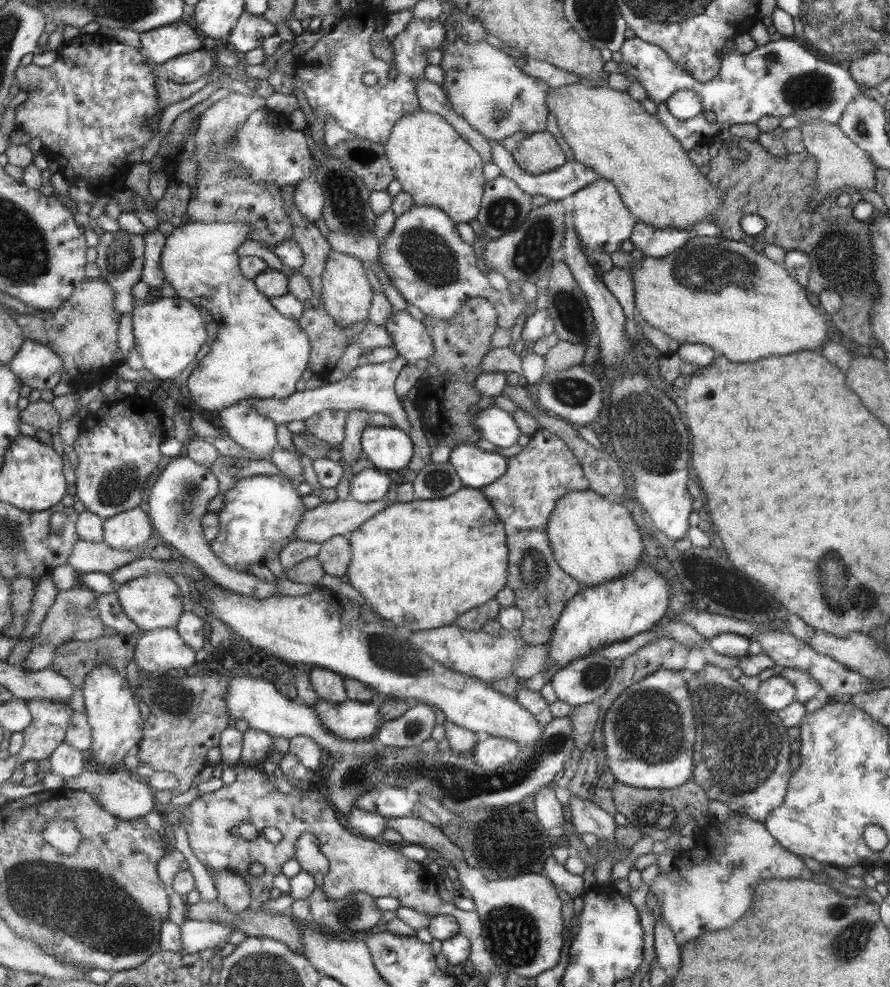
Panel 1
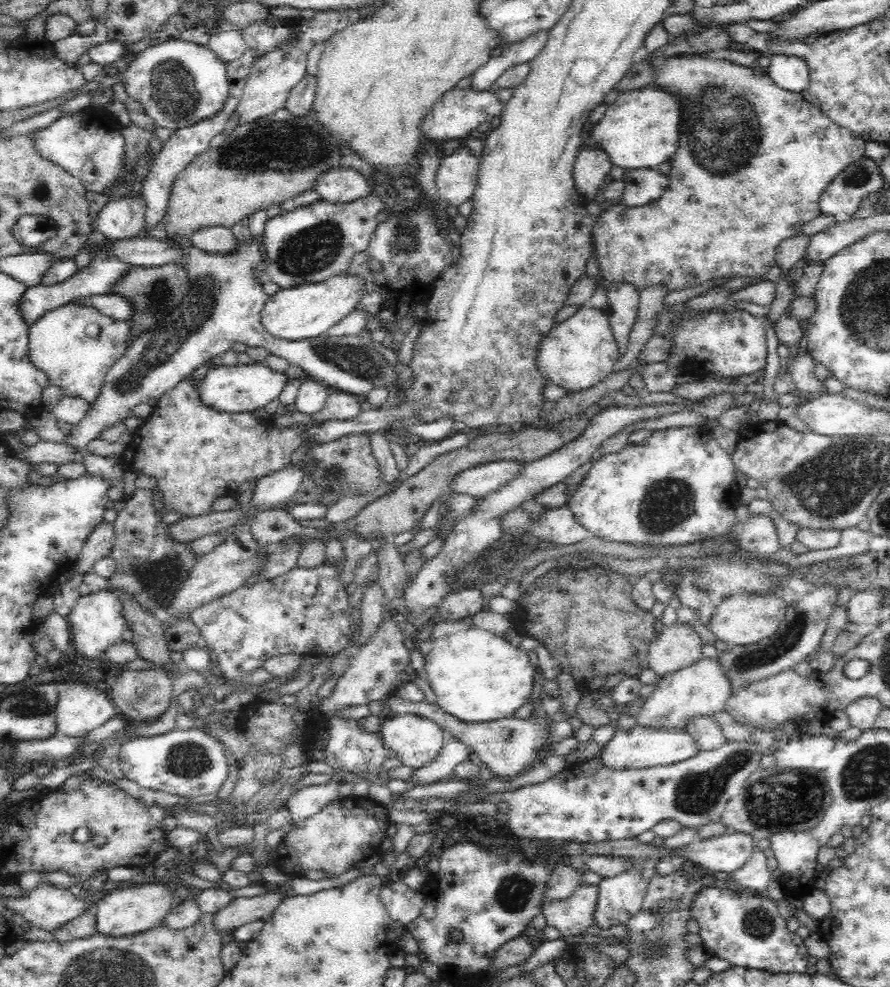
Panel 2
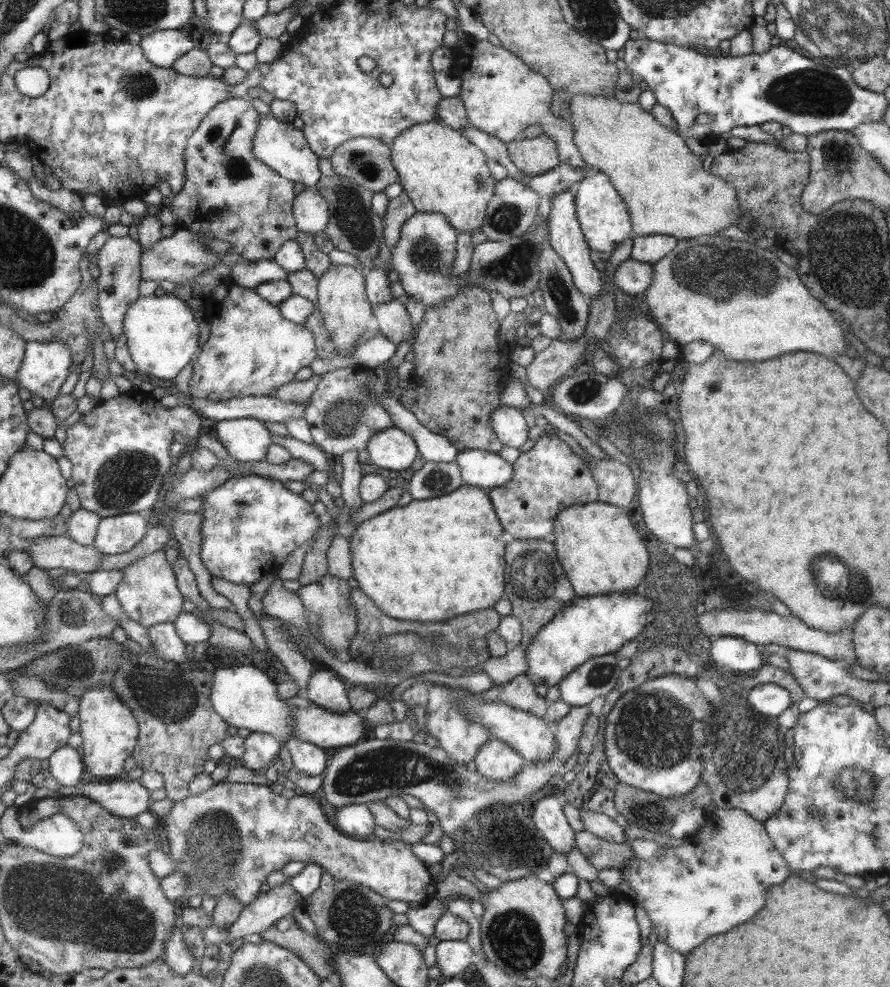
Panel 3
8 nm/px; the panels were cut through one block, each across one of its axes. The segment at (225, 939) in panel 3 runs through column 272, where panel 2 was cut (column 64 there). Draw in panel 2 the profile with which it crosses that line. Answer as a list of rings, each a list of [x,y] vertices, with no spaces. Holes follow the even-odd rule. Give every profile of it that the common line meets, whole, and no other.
[[[43,882],[28,895],[26,899],[20,899],[18,897],[3,897],[5,905],[8,909],[18,913],[28,921],[28,923],[38,926],[42,930],[48,932],[54,931],[56,928],[62,927],[64,924],[70,922],[79,915],[84,914],[89,910],[89,902],[84,899],[78,899],[71,891],[64,889],[63,887],[54,885],[52,883]]]

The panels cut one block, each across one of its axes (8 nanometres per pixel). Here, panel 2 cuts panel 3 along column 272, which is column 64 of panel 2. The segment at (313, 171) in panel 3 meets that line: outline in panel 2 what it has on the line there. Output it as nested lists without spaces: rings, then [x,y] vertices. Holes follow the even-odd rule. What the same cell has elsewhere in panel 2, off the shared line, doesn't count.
[[[98,109],[99,116],[92,116],[90,111],[76,112],[56,119],[46,128],[34,132],[34,149],[42,158],[48,159],[54,165],[62,167],[66,173],[74,175],[86,190],[94,190],[103,195],[114,180],[126,169],[122,169],[125,138],[112,128],[112,118],[108,113]]]

